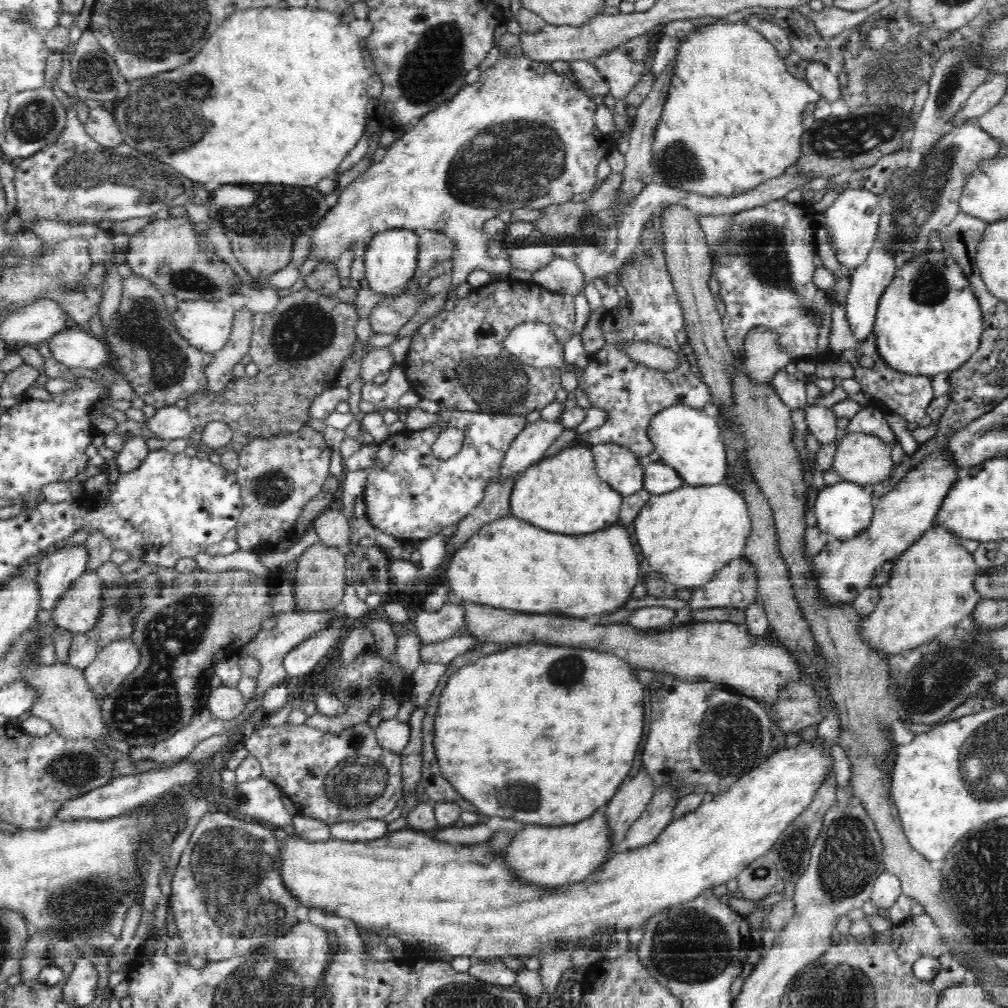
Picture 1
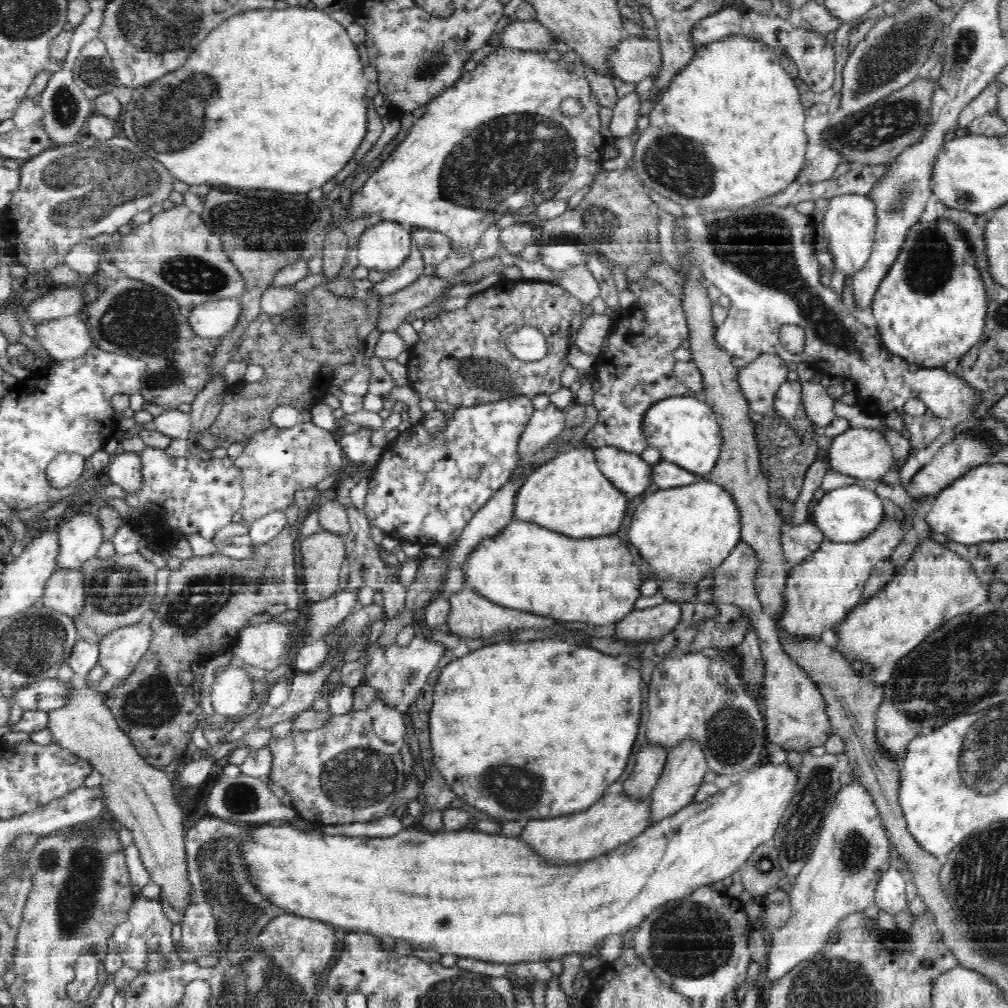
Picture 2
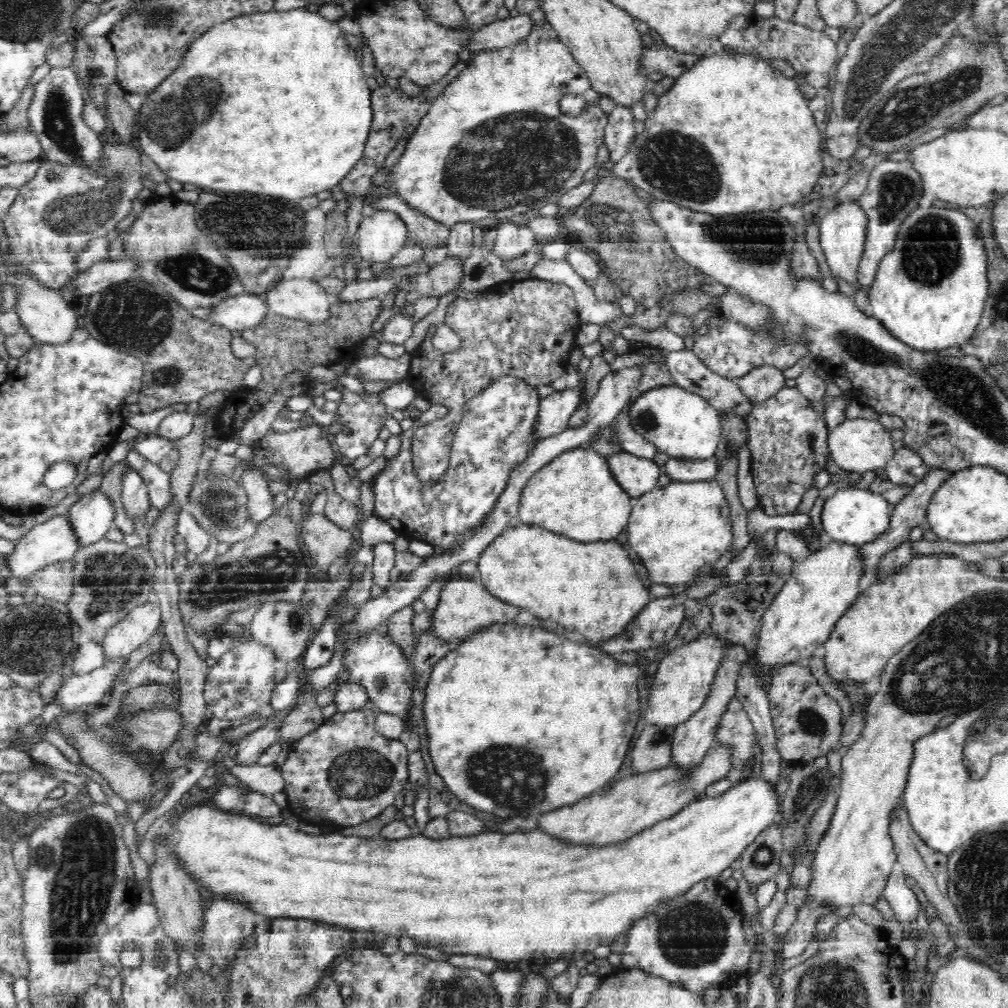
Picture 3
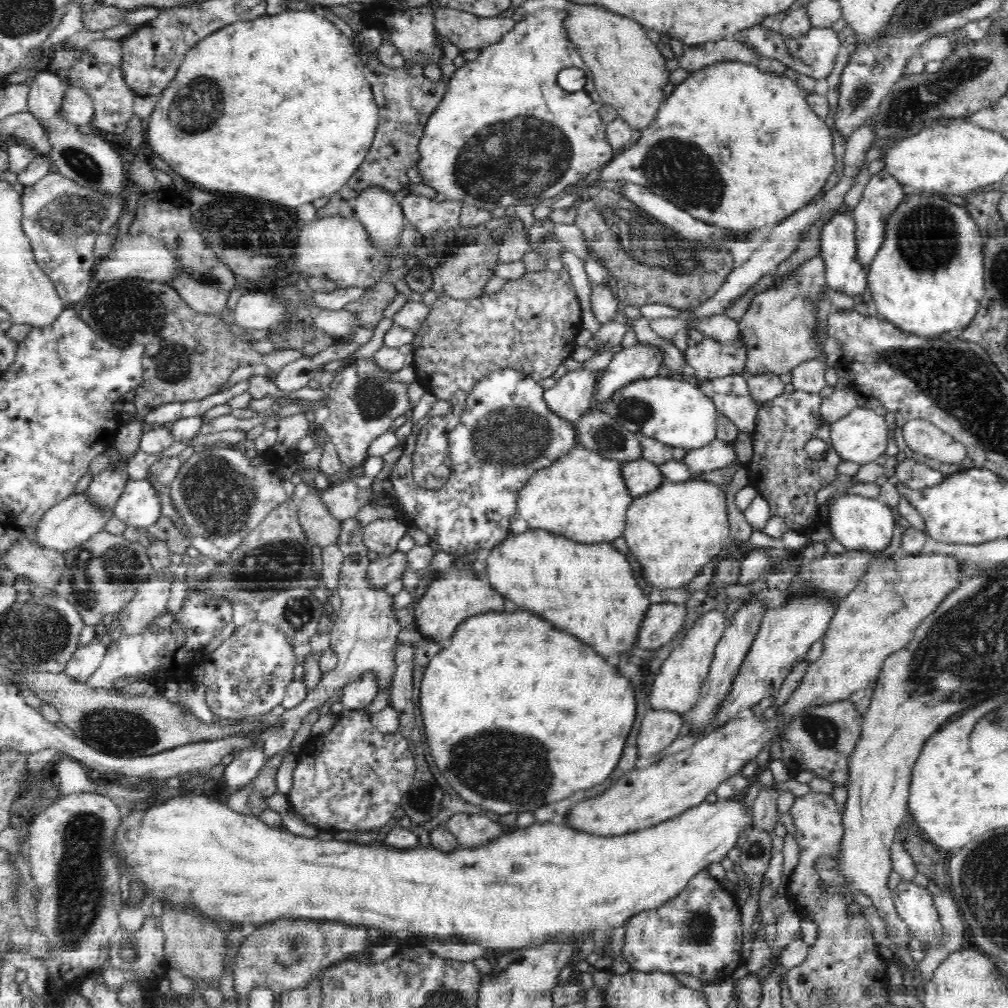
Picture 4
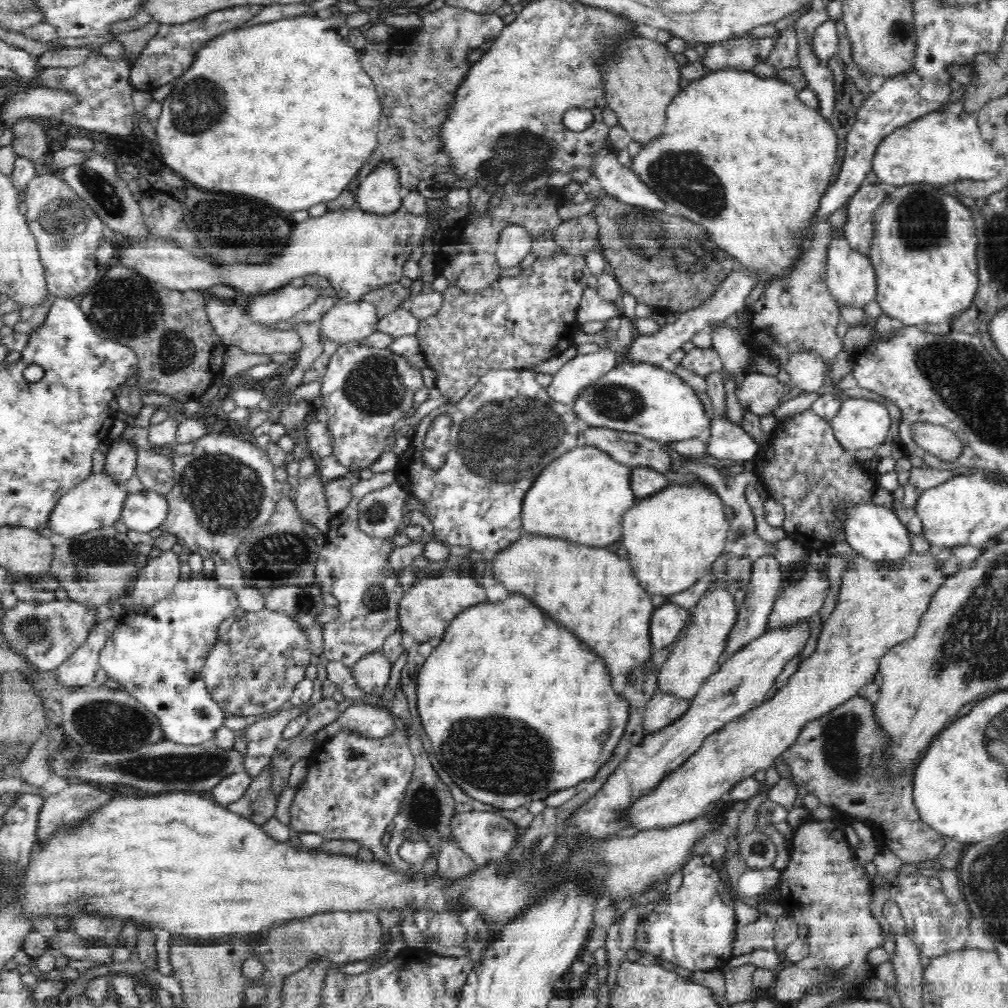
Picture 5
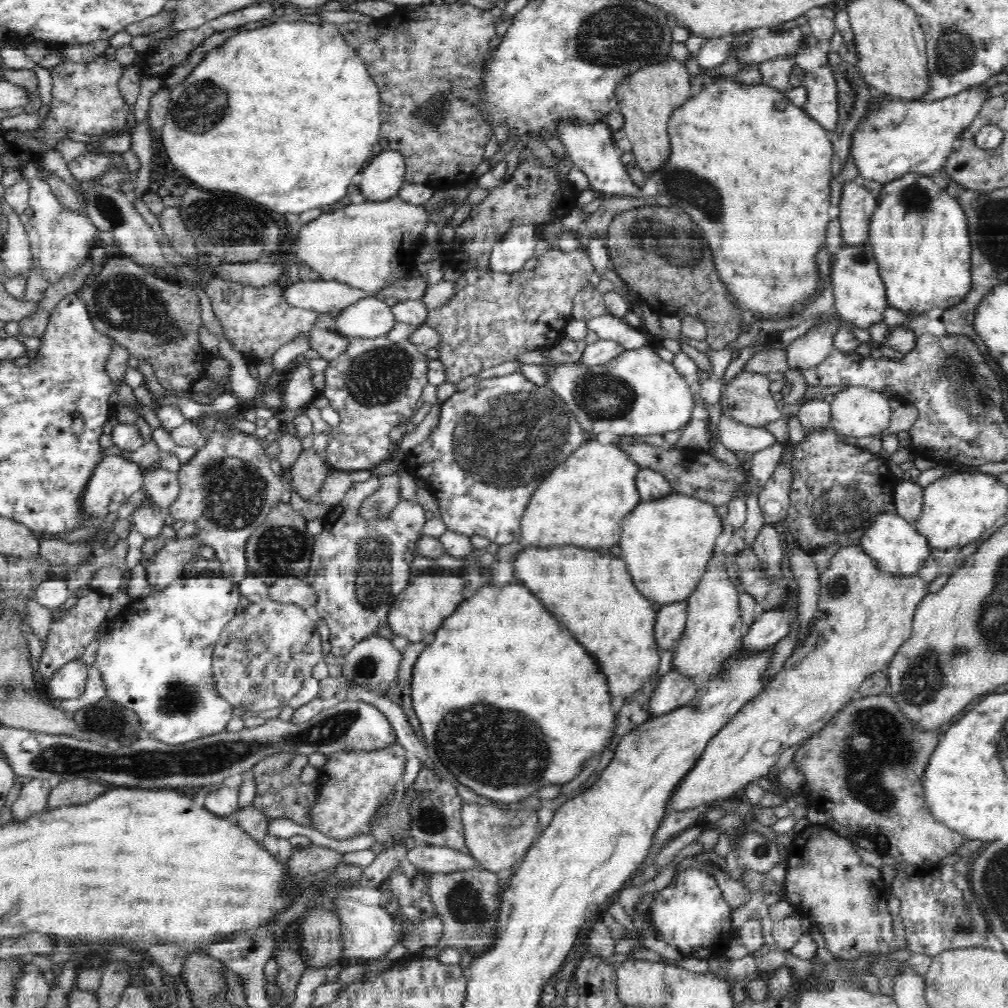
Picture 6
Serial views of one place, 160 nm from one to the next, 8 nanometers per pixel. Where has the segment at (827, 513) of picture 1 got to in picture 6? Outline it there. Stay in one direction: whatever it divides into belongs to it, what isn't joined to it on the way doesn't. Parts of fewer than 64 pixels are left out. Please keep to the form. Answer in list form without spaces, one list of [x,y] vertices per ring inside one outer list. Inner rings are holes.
[[[897,512],[882,513],[876,517],[860,537],[858,545],[868,556],[877,560],[880,570],[905,578],[916,574],[924,565],[926,557],[931,554],[928,539],[916,530],[915,523],[908,522]]]

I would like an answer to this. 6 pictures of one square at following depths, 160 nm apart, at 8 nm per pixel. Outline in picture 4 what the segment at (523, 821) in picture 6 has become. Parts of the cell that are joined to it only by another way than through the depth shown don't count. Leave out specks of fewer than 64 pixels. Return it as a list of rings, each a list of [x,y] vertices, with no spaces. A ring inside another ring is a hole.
[[[458,814],[445,823],[452,835],[463,848],[478,848],[482,843],[504,836],[510,829],[499,826],[486,816]]]

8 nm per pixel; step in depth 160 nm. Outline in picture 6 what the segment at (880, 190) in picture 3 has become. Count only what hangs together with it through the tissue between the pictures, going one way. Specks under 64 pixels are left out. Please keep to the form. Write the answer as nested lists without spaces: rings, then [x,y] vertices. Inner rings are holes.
[[[846,181],[839,204],[839,221],[843,242],[856,246],[869,238],[869,224],[874,214],[877,197],[870,189]]]

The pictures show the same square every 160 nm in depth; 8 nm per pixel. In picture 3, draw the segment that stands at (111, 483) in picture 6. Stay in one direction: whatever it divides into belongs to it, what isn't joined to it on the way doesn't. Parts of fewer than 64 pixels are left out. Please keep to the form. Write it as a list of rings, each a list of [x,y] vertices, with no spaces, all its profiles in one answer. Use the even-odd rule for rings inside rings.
[[[57,515],[43,523],[34,525],[24,537],[16,542],[14,552],[5,558],[4,562],[10,568],[13,576],[26,580],[32,580],[32,576],[46,564],[70,560],[80,548],[78,539],[72,530],[69,518],[66,515]]]

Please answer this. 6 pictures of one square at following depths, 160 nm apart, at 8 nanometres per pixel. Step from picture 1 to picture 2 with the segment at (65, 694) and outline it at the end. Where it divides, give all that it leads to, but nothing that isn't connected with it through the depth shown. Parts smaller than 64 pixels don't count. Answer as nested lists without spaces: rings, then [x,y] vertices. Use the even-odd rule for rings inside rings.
[[[88,684],[78,688],[74,696],[66,705],[51,710],[48,713],[47,726],[53,734],[53,740],[62,748],[74,753],[77,757],[88,761],[92,768],[98,770],[102,778],[102,791],[105,795],[107,809],[112,811],[117,826],[124,825],[134,837],[134,845],[140,852],[140,857],[146,871],[150,874],[152,882],[161,888],[158,900],[163,906],[163,911],[168,921],[173,924],[181,924],[183,916],[187,912],[188,901],[191,896],[191,882],[188,880],[188,862],[186,859],[184,826],[182,818],[184,812],[178,804],[178,798],[174,798],[176,787],[171,773],[163,771],[163,768],[152,768],[133,747],[132,741],[124,731],[120,730],[117,722],[108,708],[105,693],[95,692]]]

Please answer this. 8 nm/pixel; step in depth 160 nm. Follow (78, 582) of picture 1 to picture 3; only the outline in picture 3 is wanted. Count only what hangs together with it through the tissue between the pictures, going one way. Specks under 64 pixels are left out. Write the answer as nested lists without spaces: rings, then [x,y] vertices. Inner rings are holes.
[[[62,560],[46,564],[35,572],[28,584],[40,597],[66,603],[74,591],[72,563]]]

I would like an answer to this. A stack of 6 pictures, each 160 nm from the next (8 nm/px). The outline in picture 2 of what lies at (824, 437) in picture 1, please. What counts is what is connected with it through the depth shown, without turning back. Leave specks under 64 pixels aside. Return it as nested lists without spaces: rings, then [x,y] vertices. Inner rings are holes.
[[[811,380],[801,384],[803,405],[808,414],[808,418],[816,426],[820,426],[821,430],[826,428],[828,424],[837,416],[834,414],[834,405],[830,395],[821,384],[813,384]]]

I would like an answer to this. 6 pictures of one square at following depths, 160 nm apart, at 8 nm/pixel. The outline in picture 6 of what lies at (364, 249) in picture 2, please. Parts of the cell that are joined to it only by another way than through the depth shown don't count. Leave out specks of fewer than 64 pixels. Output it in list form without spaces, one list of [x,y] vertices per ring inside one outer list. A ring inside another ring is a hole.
[[[382,149],[361,171],[363,179],[358,187],[362,196],[368,202],[396,197],[405,183],[405,168],[399,150]]]

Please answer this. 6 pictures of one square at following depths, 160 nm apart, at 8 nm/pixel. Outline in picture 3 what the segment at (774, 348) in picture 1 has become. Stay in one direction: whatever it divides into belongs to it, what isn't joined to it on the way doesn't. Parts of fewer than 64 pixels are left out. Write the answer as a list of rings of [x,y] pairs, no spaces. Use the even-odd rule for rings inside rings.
[[[772,365],[759,367],[752,370],[748,375],[736,379],[743,395],[756,405],[768,400],[770,396],[774,396],[786,387],[784,370],[776,369]]]

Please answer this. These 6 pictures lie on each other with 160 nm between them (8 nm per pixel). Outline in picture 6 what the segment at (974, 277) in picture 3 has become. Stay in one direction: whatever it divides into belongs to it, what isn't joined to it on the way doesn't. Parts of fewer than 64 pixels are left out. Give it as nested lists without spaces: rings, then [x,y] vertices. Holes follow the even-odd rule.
[[[904,174],[892,182],[884,183],[869,224],[869,241],[875,261],[879,265],[887,294],[887,307],[914,317],[938,308],[948,311],[969,293],[971,284],[970,235],[966,214],[953,196],[944,194],[930,176]]]

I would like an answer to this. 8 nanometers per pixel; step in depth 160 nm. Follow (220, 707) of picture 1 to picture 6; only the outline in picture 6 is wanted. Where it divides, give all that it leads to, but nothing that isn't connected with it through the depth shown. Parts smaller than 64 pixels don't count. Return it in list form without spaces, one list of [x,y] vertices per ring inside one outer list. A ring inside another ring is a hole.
[[[271,599],[250,603],[228,622],[216,641],[212,674],[219,695],[230,702],[237,713],[243,715],[258,714],[263,710],[286,705],[302,688],[304,681],[312,677],[312,668],[324,659],[322,640],[316,628],[314,614],[301,606]]]

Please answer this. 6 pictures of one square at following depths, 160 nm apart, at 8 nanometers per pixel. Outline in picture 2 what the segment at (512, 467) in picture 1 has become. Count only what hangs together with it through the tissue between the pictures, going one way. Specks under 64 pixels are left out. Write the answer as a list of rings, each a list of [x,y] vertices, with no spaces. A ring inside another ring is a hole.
[[[549,404],[535,410],[519,440],[520,457],[532,456],[540,451],[566,428],[564,409]]]

